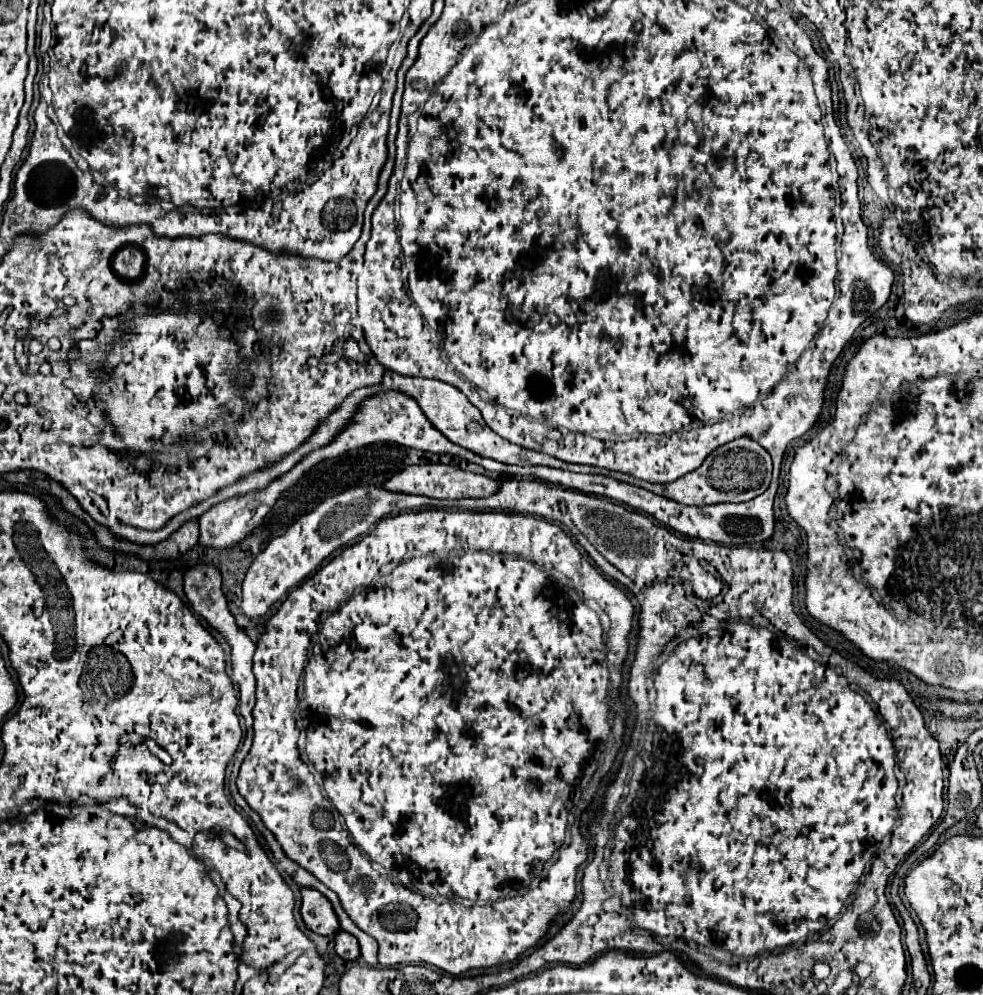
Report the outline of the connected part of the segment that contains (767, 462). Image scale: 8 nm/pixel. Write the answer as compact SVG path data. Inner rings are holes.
M741 437L713 451L699 469L683 475L681 479L667 483L667 499L681 505L715 505L715 503L745 503L765 493L771 481L771 457L753 439ZM713 467L713 481L709 471Z

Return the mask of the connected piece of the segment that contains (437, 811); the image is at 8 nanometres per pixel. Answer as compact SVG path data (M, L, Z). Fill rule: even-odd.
M425 507L425 509L422 509L422 511L417 511L417 510L416 510L416 511L411 511L411 512L403 512L403 513L401 513L401 515L391 515L391 517L385 517L385 519L383 519L383 521L381 521L381 523L379 523L379 525L375 525L375 529L373 529L373 531L371 531L371 533L369 533L369 535L365 535L365 537L363 537L363 539L361 539L361 541L357 541L357 543L353 543L353 545L351 545L351 547L347 547L347 549L343 549L343 551L341 551L341 553L339 553L339 555L337 555L337 557L333 557L333 559L331 559L331 561L329 561L329 565L323 565L323 567L321 567L321 569L319 569L319 571L317 571L317 573L315 573L315 575L311 575L311 577L309 577L309 579L305 579L305 581L303 581L303 583L301 583L301 585L297 585L297 587L295 587L295 589L291 589L291 591L289 591L289 595L287 595L287 599L285 599L285 601L283 601L283 603L281 603L281 607L279 607L279 611L277 611L277 613L275 613L275 615L273 615L273 617L271 617L271 619L269 619L269 621L267 621L267 623L265 623L265 631L263 631L263 635L261 635L261 637L259 637L259 641L257 641L257 649L255 649L255 657L253 657L253 673L255 673L255 679L257 679L257 703L255 703L255 707L253 707L253 719L255 719L255 723L253 723L253 729L255 729L255 739L253 739L253 747L251 747L251 751L249 751L249 755L247 755L247 757L245 757L245 761L243 761L243 765L241 765L241 771L239 771L239 777L237 777L237 789L239 789L239 793L241 793L241 787L245 787L245 795L243 795L243 799L245 799L245 801L247 801L247 803L249 803L249 807L251 807L251 809L253 809L253 811L257 811L257 813L259 813L259 817L261 817L261 819L263 819L263 823L265 823L265 827L267 827L267 829L269 829L269 831L271 831L271 833L273 833L273 835L275 835L275 839L277 839L277 841L279 841L279 845L281 845L281 849L283 849L283 853L285 853L285 855L287 855L287 857L289 857L289 859L291 859L291 861L295 861L295 863L297 863L297 865L301 865L301 867L303 867L303 869L307 869L307 871L309 871L309 873L313 873L313 875L315 875L315 877L317 877L317 879L319 879L319 881L321 881L321 883L323 883L323 885L327 885L327 887L329 887L329 889L333 889L333 891L335 891L335 893L337 893L337 897L339 897L339 899L341 899L341 905L343 905L343 909L345 909L345 911L347 911L347 915L349 915L349 917L351 917L351 921L353 921L353 923L355 923L355 925L357 925L357 927L359 927L359 929L363 929L363 931L365 931L365 933L369 933L369 935L371 935L371 937L375 937L375 939L377 939L377 943L379 943L379 963L381 963L381 965L383 965L383 967L395 967L395 965L419 965L419 963L427 963L427 965L433 965L433 967L437 967L437 969L441 969L441 971L447 971L447 973L449 973L449 975L455 975L455 977L459 977L459 975L463 975L463 973L467 973L467 971L469 971L469 969L489 969L489 967L497 967L497 965L505 965L505 963L513 963L513 961L517 961L517 959L521 959L521 957L523 957L523 953L525 953L525 951L527 951L527 949L531 949L531 947L533 947L533 945L535 945L535 943L537 943L537 941L539 941L539 939L543 939L543 937L545 937L545 935L547 935L547 931L549 931L549 927L551 927L551 923L553 923L553 921L557 921L557 917L559 917L559 915L563 915L563 913L569 913L569 911L571 911L571 903L573 903L573 901L575 901L575 897L577 897L577 889L575 889L575 877L577 877L577 869L579 869L579 865L581 865L581 863L585 863L585 859L587 859L587 853L589 853L589 843L587 843L587 839L585 839L585 837L583 837L583 835L581 835L581 833L573 833L573 841L571 841L571 845L567 845L567 833L565 833L565 831L567 831L567 819L569 819L569 811L571 811L571 809L573 809L573 807L575 807L575 805L577 805L577 803L579 803L579 804L578 804L578 806L577 806L577 810L586 810L586 809L587 809L587 808L589 808L589 806L590 806L590 804L591 804L591 802L592 802L592 800L593 800L593 798L594 798L594 796L595 796L595 794L596 794L596 790L597 790L597 787L598 787L598 783L599 783L599 782L600 782L600 781L601 781L601 780L602 780L602 778L603 778L603 777L604 777L604 776L605 776L605 775L606 775L606 772L605 772L605 771L604 771L604 770L603 770L603 769L602 769L602 768L601 768L601 767L599 767L599 761L601 761L601 755L603 755L603 747L605 747L605 743L607 743L607 737L609 737L609 733L611 733L611 732L612 732L612 733L611 733L611 735L612 735L612 734L613 734L613 735L614 735L614 733L613 733L613 732L614 732L614 731L611 731L611 725L609 725L609 723L607 723L607 719L609 719L609 715L611 715L611 705L609 705L609 661L611 661L611 665L613 665L613 667L617 667L617 669L621 669L621 665L623 665L623 659L627 659L627 651L629 651L629 639L627 639L627 637L629 637L629 631L631 631L631 617L633 617L633 613L635 613L635 607L633 607L633 605L631 605L631 601L629 601L629 597L627 597L627 595L625 595L625 593L623 593L623 591L621 591L621 589L619 589L619 587L615 587L615 585L611 585L611 583L609 583L609 581L607 581L607 579L605 579L605 577L603 577L603 575L601 575L601 573L599 573L599 571L597 571L597 567L595 567L595 565L591 565L591 563L589 563L589 561L587 561L587 559L583 559L583 555L581 555L581 553L579 553L579 549L577 549L577 547L575 547L575 543L573 543L573 541L571 541L571 537L569 537L569 535L567 535L567 533L565 533L565 531L563 531L563 529L561 529L561 527L559 527L559 525L557 525L557 523L551 523L551 521L545 521L545 519L539 519L539 517L531 517L531 515L521 515L521 513L515 513L515 512L499 512L499 511L492 511L492 510L490 510L490 511L489 511L489 510L486 510L486 511L474 511L474 510L472 510L472 511L470 511L470 510L467 510L467 511L460 511L460 510L459 510L459 509L443 509L443 507ZM401 559L403 559L403 563L399 563L399 565L397 565L397 567L395 567L395 569L394 569L394 565L393 565L393 564L391 564L391 563L387 563L387 564L384 564L384 565L383 565L383 561L401 561ZM581 591L583 591L583 593L585 593L585 595L587 595L587 597L589 597L589 599L595 599L595 601L597 601L597 603L599 603L599 605L601 605L601 607L603 607L603 609L605 609L605 611L607 611L607 613L609 613L609 619L611 619L611 629L609 629L609 633L607 633L607 641L603 641L603 633L605 633L605 631L603 631L603 627L601 627L601 621L599 621L599 615L597 615L597 613L595 613L595 611L593 611L593 609L589 609L589 607L587 607L587 605L585 605L585 597L583 597L583 595L581 595ZM427 599L429 599L429 607L425 607L425 605L421 605L421 601L427 601ZM431 605L435 605L435 609L439 609L439 611L435 611L435 619L433 619L433 625L431 625ZM327 613L331 613L331 615L329 615L329 617L327 617L327 621L325 621L325 623L323 623L323 625L321 625L321 629L319 629L319 623L321 623L321 617L323 617L323 615L327 615ZM317 631L319 631L319 637L317 637L317 641L315 641L315 645L313 645L313 651L311 651L311 657L309 657L309 661L307 661L307 649L309 649L309 647L311 647L311 641L313 641L313 635L317 635ZM301 673L303 673L303 683L305 683L305 691L303 691L303 701L301 701L301 703L299 703L299 709L301 709L301 711L303 711L303 713L305 713L305 717L307 717L307 719L305 719L305 718L304 718L304 716L297 716L297 715L298 715L298 714L299 714L299 713L298 713L298 708L297 708L297 695L295 695L295 691L297 691L297 683L299 683L299 679L301 679ZM318 771L319 771L319 773L320 773L320 774L321 774L321 775L323 775L323 789L325 789L325 793L327 793L327 797L329 797L329 801L331 801L331 803L333 803L333 805L335 805L335 807L331 807L331 803L329 803L329 801L327 801L327 797L325 797L325 795L323 795L323 793L321 793L321 789L319 789L319 785L317 785L317 783L315 783L315 781L313 781L313 777L314 777L314 773L315 773L315 772L318 772ZM353 843L355 843L355 845L359 845L359 849L363 849L363 853L365 853L365 855L367 855L367 857L369 857L369 859L371 859L371 861L373 861L373 863L377 863L377 865L381 865L381 867L383 867L383 869L387 869L387 871L391 871L391 873L397 873L397 875L407 875L407 877L395 877L395 879L397 879L397 881L399 881L399 883L401 883L401 885L403 885L403 887L401 887L401 885L395 885L395 883L393 883L393 881L389 881L389 879L385 879L385 877L381 877L381 875L379 875L379 873L375 873L375 871L373 871L373 869L371 869L371 861L367 861L367 857L363 857L363 853L361 853L361 851L359 851L359 849L357 849L357 847L355 847L355 845L353 845ZM555 851L557 851L557 857L559 857L559 859L557 859L557 861L555 861L555 863L553 863L553 865L551 865L551 869L547 869L547 871L543 871L543 867L541 867L541 869L539 869L539 875L541 875L541 877L543 877L543 879L541 879L541 881L535 881L535 879L533 879L533 877L535 877L535 865L539 865L539 863L545 863L545 861L547 861L547 859L551 859L551 857L553 857L553 855L555 855ZM413 891L417 891L417 893L421 893L421 895L431 895L431 897L435 897L435 895L443 895L443 897L457 897L457 899L469 899L469 901L495 901L495 903L485 903L485 905L473 905L473 907L463 907L463 905L459 905L459 903L441 903L441 905L439 905L439 903L435 903L435 901L433 901L433 899L429 899L429 897L421 897L421 895L417 895L417 893L413 893Z

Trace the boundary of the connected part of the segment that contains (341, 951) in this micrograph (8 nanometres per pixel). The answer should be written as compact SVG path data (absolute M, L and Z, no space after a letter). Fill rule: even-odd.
M339 931L335 935L335 951L339 957L343 957L349 963L355 963L359 959L359 943L355 941L353 935Z

